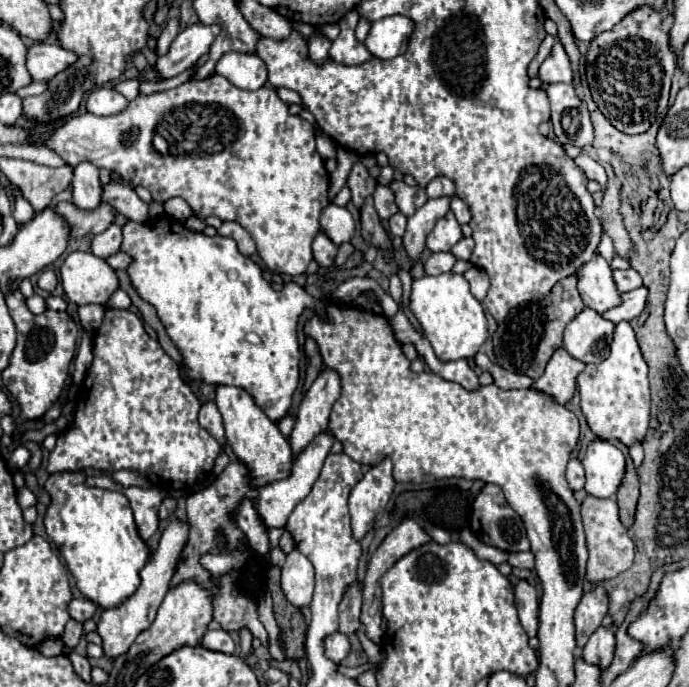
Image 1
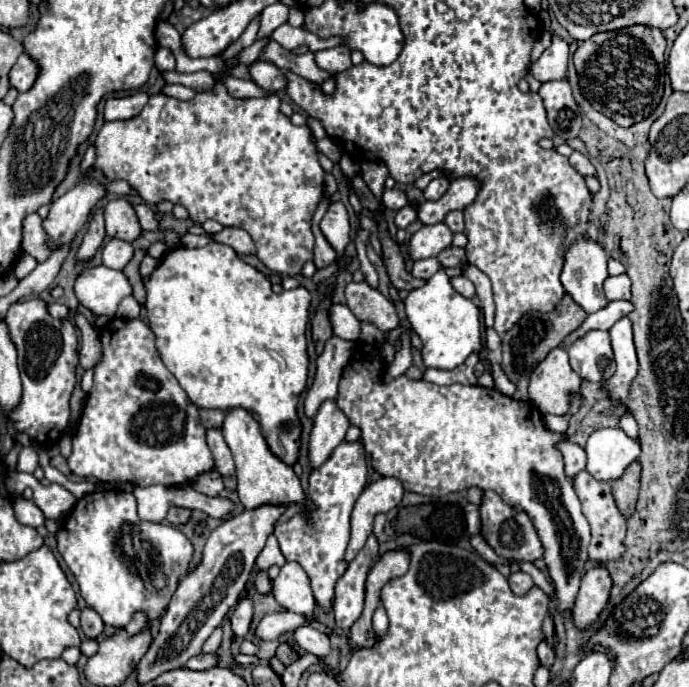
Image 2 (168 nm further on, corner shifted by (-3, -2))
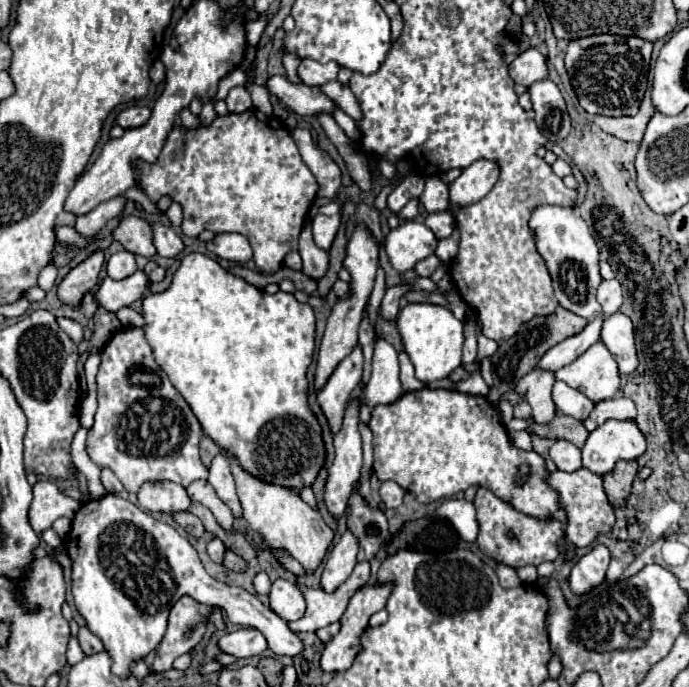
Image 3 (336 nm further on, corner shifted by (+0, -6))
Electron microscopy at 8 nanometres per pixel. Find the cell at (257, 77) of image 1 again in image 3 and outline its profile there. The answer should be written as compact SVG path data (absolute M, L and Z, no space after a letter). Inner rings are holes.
M269 77L267 89L271 95L279 97L291 111L305 117L315 117L321 113L333 115L337 109L337 103L329 99L319 87L307 87L307 85L295 85L285 77Z

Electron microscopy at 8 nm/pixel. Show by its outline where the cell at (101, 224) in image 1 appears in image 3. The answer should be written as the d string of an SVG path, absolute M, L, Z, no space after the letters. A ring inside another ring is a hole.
M133 215L125 217L115 229L115 239L133 255L143 255L147 259L157 255L153 245L153 229L145 219Z

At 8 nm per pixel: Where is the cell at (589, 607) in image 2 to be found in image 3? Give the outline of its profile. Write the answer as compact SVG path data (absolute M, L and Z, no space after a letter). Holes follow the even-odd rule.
M595 543L587 555L583 555L575 561L571 575L569 575L571 591L575 595L581 595L581 593L591 591L599 583L603 583L609 559L611 559L609 549L603 543Z

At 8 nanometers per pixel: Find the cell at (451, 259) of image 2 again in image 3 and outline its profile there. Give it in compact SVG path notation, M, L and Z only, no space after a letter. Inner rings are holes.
M429 255L429 257L425 257L423 261L419 261L415 267L413 267L413 271L419 275L419 277L429 277L439 265L443 265L435 255Z

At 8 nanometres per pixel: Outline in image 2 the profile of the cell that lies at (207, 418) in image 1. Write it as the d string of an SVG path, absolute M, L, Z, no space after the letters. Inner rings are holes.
M208 427L206 429L206 441L208 441L208 447L214 455L216 471L220 475L234 475L234 459L232 459L232 453L230 453L226 441L224 441L222 429L220 427Z

